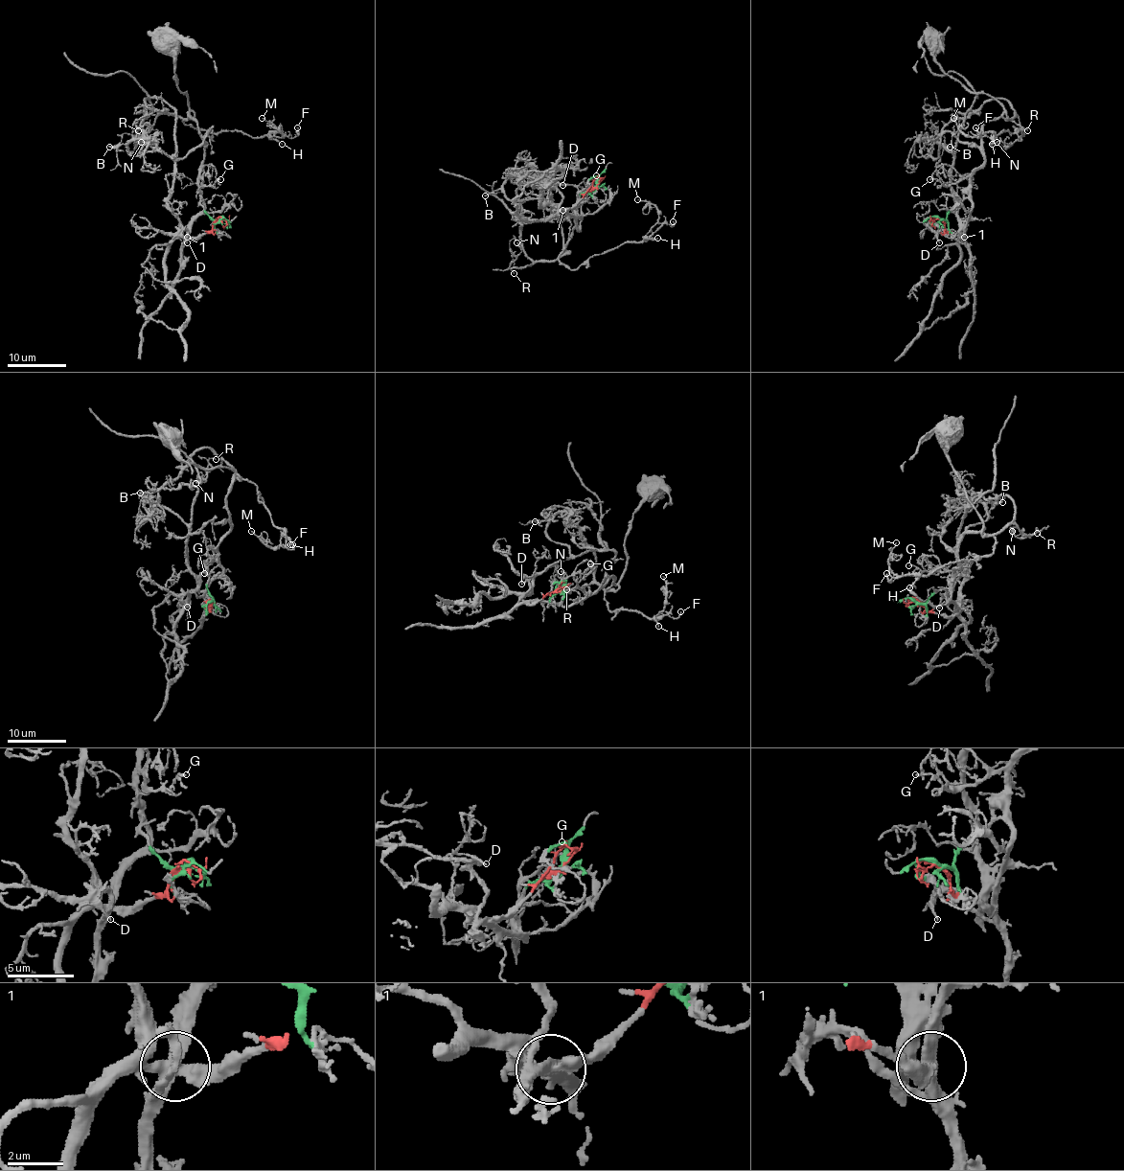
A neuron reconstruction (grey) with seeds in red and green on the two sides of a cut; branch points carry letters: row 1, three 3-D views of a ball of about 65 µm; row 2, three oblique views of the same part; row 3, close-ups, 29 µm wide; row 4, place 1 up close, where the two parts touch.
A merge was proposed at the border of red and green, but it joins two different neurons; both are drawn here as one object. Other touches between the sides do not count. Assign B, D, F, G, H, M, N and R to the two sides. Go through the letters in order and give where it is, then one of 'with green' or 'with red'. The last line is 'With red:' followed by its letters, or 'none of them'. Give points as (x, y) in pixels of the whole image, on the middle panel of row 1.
B: (485, 195) | with red
D: (562, 185) | with green
F: (673, 221) | with green
G: (596, 175) | with green
H: (657, 238) | with green
M: (637, 199) | with green
N: (516, 242) | with green
R: (514, 273) | with green
With red: B

